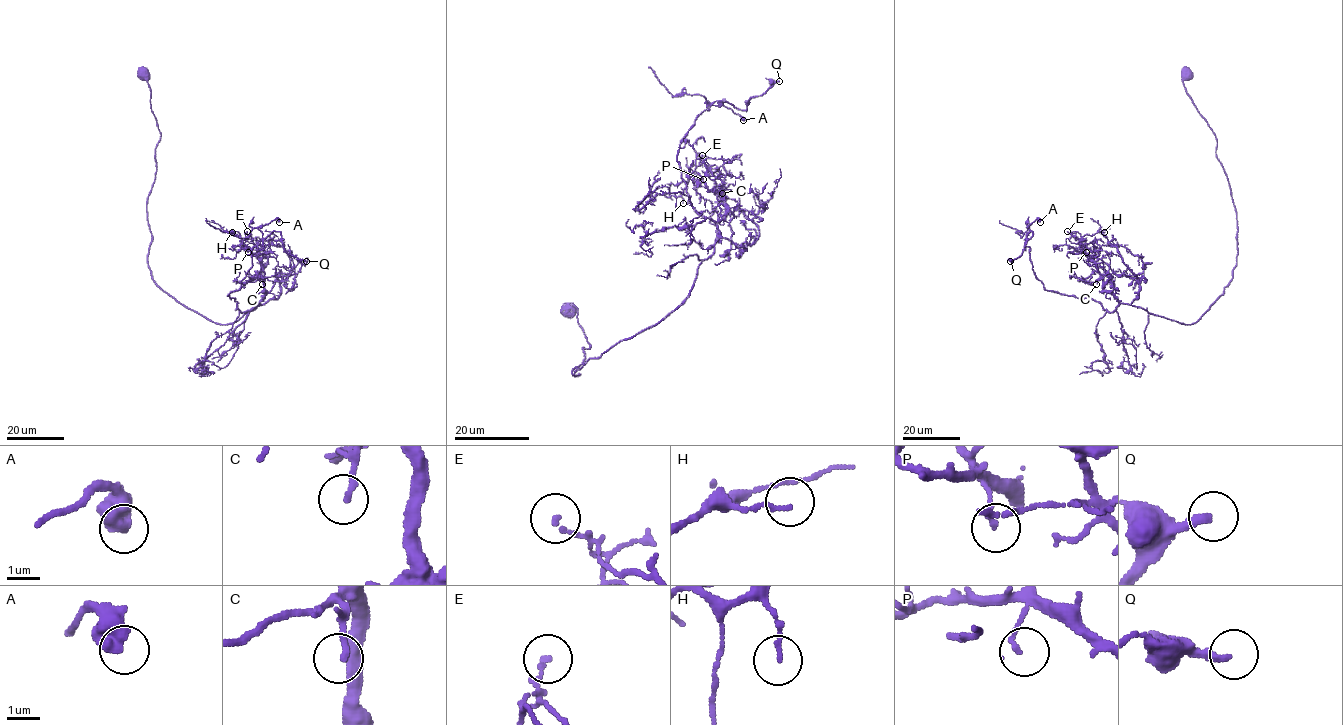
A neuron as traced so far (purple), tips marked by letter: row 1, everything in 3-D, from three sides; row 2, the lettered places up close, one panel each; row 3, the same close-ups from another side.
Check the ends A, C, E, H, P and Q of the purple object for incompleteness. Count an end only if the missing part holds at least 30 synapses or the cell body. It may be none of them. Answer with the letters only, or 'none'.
Q

